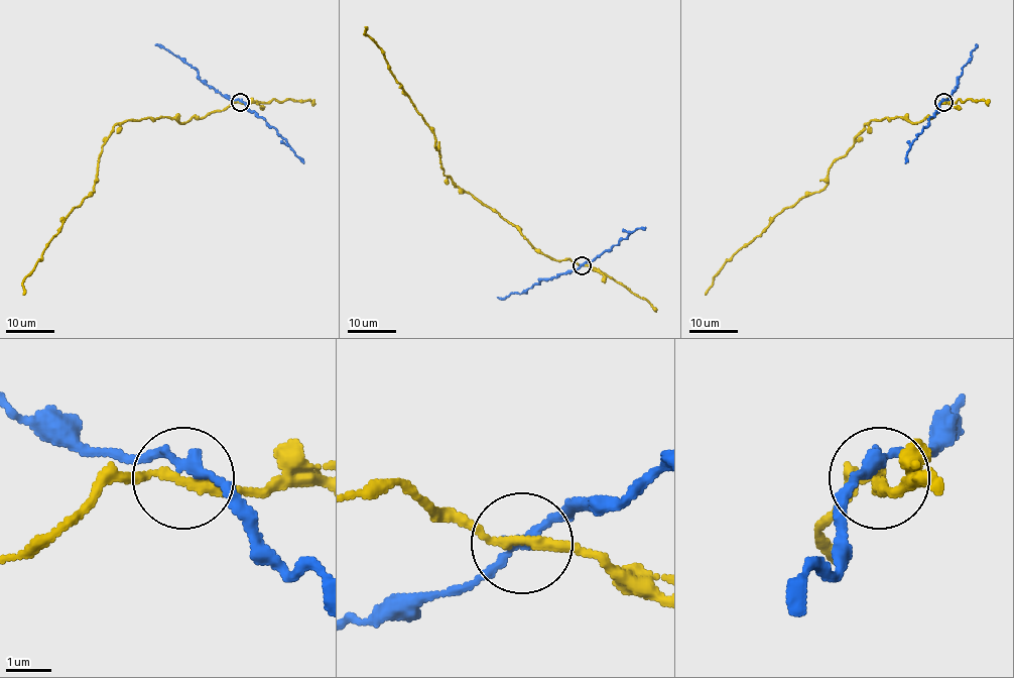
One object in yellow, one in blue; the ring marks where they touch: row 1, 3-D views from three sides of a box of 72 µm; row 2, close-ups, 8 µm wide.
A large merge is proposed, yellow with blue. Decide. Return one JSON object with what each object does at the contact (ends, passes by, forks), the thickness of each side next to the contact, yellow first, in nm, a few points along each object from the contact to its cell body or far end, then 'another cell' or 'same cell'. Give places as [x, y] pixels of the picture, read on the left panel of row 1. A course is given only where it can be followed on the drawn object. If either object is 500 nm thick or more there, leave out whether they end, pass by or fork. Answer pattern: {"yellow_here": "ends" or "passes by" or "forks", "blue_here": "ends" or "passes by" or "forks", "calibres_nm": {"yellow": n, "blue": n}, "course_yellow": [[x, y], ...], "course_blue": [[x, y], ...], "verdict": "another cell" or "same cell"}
{"yellow_here": "passes by", "blue_here": "passes by", "calibres_nm": {"yellow": 220, "blue": 240}, "course_yellow": [[240, 102], [185, 122], [164, 116], [118, 122], [101, 147], [92, 194], [45, 247], [24, 279], [23, 294]], "course_blue": [[240, 102], [228, 99], [210, 88], [201, 80], [195, 68], [155, 44]], "verdict": "another cell"}

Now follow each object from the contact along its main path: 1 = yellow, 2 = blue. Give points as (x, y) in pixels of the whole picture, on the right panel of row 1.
1: (943, 102), (919, 122), (898, 116), (867, 122), (833, 163), (824, 189), (784, 208), (731, 257), (706, 294)
2: (942, 102), (948, 99), (956, 88), (975, 44)

